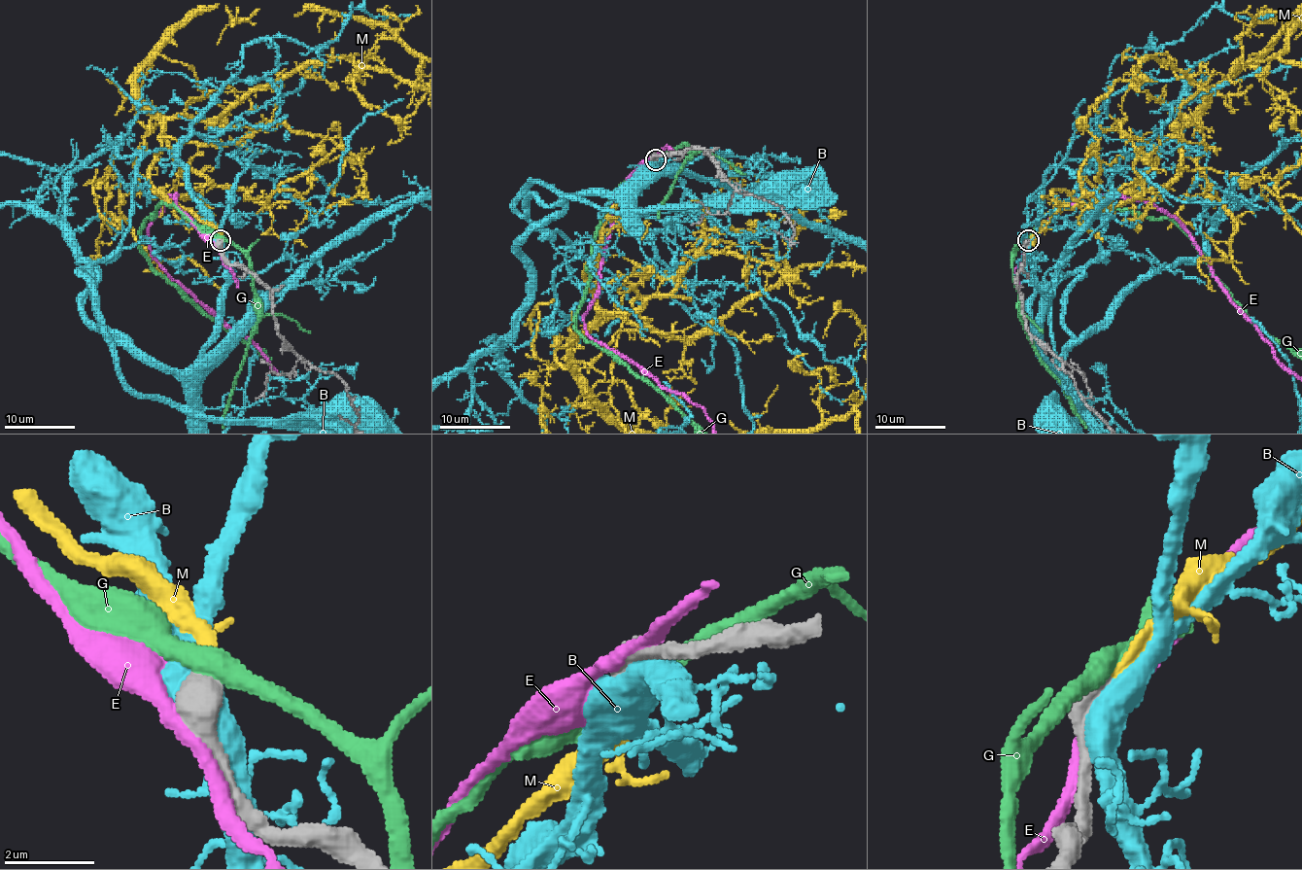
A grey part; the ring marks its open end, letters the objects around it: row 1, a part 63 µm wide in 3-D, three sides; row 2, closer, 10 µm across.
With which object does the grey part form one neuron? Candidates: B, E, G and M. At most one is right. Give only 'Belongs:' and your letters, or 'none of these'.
Belongs: M

